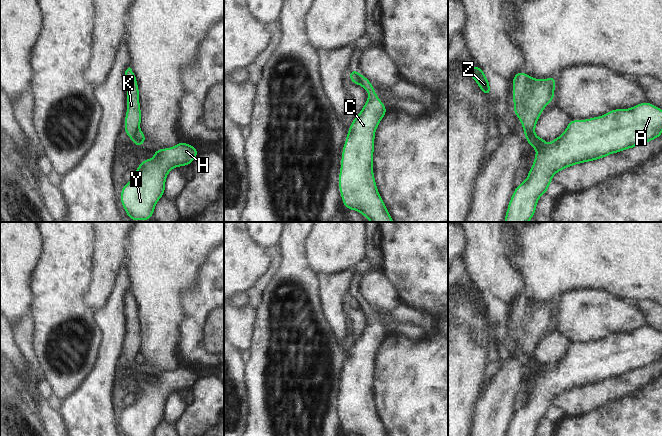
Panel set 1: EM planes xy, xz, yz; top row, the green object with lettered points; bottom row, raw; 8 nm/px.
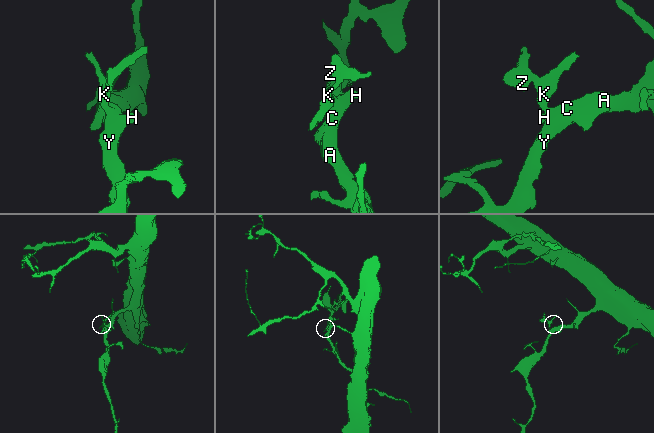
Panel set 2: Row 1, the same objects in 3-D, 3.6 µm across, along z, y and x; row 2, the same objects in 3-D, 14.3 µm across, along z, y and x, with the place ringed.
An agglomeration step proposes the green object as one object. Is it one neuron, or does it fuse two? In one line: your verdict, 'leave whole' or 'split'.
split

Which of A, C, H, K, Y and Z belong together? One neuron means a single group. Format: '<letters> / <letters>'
A C H Y / K Z

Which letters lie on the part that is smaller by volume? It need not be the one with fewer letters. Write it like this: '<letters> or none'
K, Z

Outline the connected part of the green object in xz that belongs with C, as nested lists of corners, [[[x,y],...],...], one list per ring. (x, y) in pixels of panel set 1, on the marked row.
[[[360,74],[357,84],[368,91],[369,97],[358,116],[352,121],[346,137],[339,172],[339,191],[346,209],[360,212],[370,222],[394,222],[379,195],[373,174],[374,135],[387,108],[380,101],[375,93],[375,88],[365,76]]]

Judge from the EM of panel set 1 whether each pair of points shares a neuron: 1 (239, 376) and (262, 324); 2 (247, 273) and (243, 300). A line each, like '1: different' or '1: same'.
1: different
2: different

